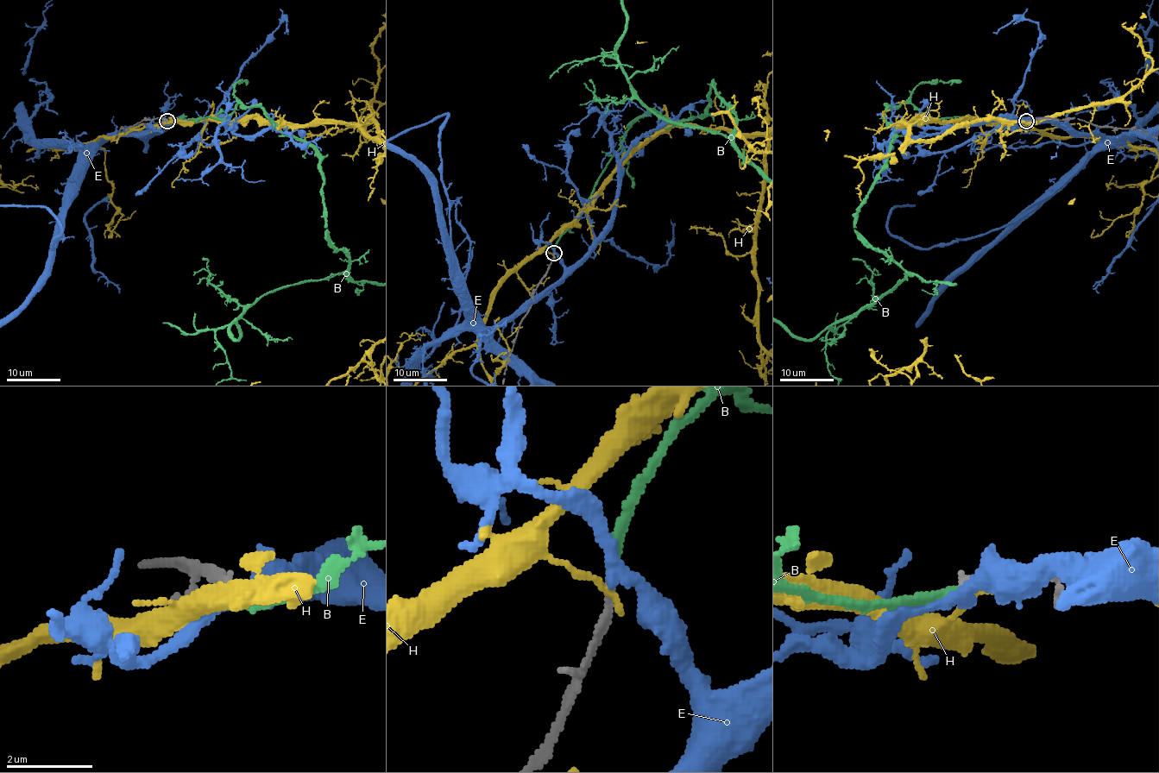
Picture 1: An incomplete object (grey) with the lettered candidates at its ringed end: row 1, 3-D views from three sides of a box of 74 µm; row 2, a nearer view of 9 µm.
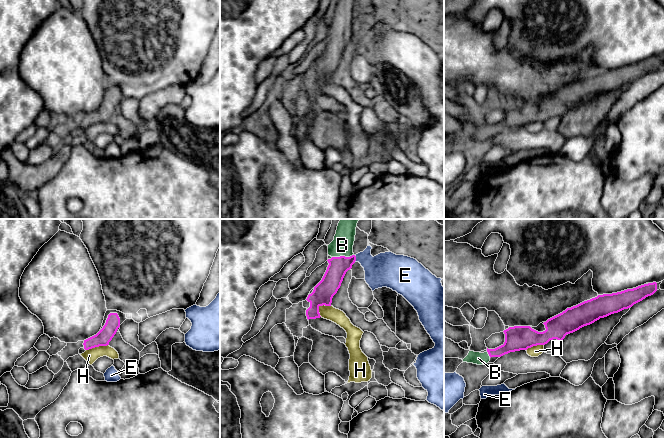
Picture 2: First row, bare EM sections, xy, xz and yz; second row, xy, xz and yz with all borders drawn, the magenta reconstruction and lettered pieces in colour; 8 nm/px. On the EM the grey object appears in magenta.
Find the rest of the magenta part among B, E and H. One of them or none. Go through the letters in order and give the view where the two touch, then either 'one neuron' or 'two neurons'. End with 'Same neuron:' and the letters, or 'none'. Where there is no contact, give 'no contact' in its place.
B: xz | one neuron
E: xz | two neurons
H: xy | two neurons
Same neuron: B

